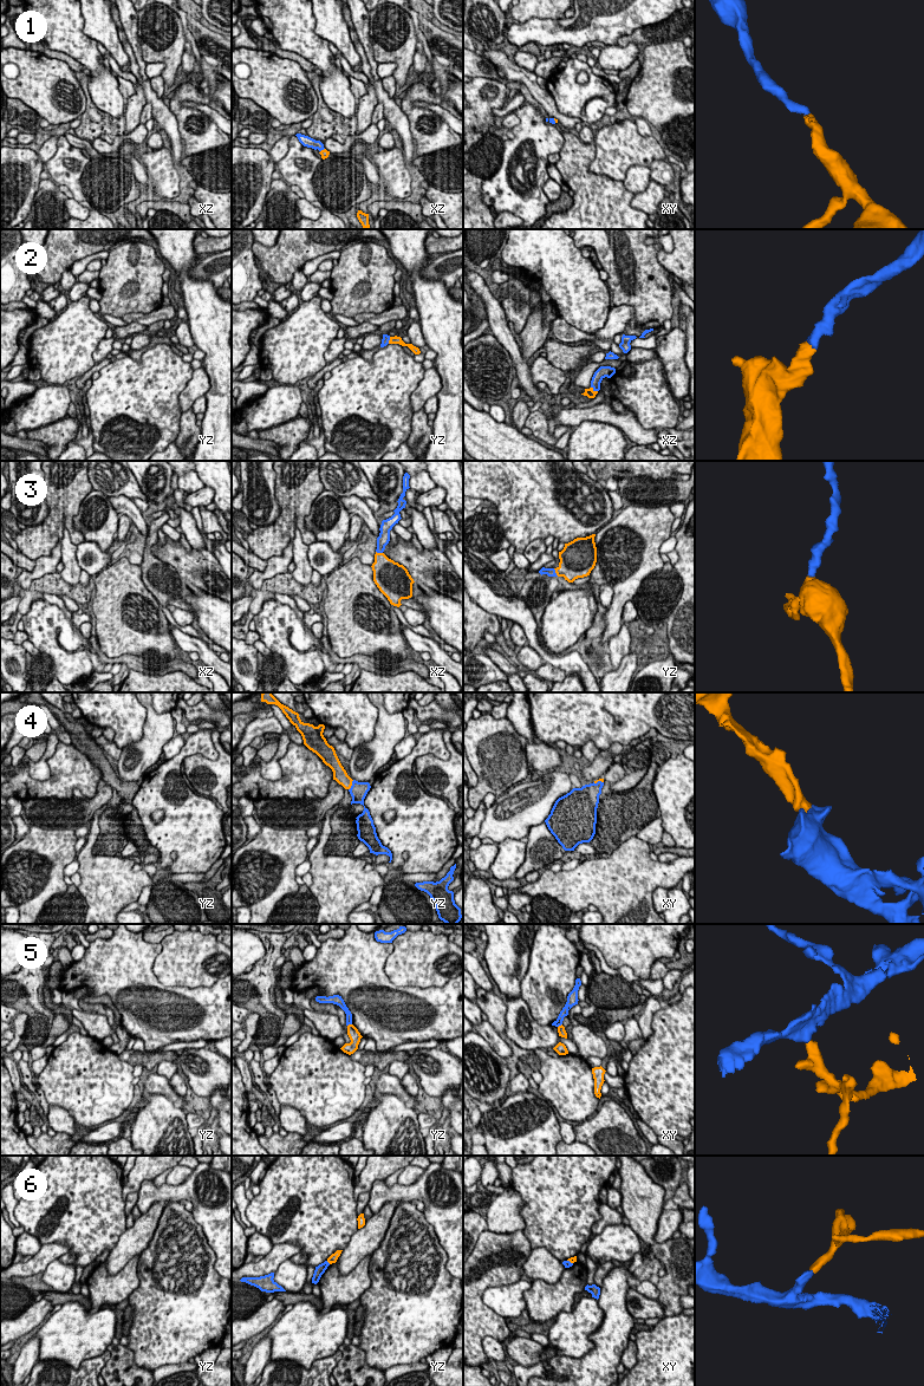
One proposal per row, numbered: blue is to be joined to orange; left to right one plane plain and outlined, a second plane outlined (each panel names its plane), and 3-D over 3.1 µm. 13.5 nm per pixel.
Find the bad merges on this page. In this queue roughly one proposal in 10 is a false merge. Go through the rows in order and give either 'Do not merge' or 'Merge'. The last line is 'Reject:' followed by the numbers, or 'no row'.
1: Merge
2: Merge
3: Merge
4: Merge
5: Do not merge
6: Do not merge
Reject: 5, 6

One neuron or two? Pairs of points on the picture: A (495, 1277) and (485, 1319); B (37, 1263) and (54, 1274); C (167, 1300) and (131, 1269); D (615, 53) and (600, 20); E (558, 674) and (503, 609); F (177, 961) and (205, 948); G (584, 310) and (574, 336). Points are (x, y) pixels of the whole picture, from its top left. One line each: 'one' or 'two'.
A: one
B: two
C: two
D: two
E: two
F: one
G: two

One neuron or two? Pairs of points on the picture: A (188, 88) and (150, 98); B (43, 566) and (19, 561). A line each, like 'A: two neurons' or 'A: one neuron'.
A: two neurons
B: two neurons

